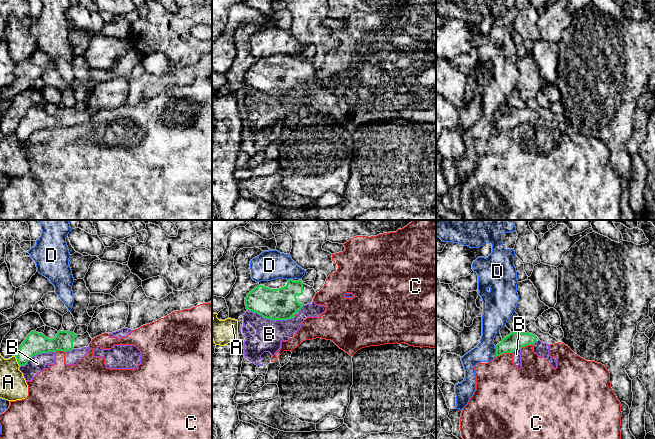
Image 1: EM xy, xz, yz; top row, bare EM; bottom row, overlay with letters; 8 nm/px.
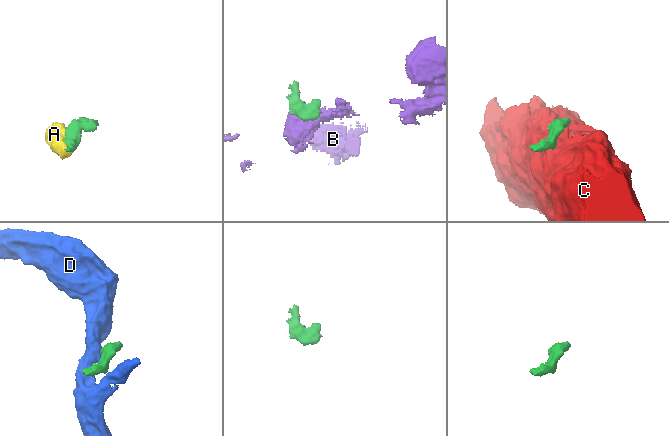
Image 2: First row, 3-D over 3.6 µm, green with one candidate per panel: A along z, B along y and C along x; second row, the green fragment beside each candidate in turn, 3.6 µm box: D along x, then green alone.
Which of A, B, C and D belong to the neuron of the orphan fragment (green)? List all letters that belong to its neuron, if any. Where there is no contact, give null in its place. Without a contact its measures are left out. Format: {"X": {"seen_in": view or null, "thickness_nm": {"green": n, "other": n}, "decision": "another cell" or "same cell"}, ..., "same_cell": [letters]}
{"A": {"seen_in": "xy", "thickness_nm": {"green": 180, "other": 220}, "decision": "another cell"}, "B": {"seen_in": "xz", "thickness_nm": {"green": 260, "other": 220}, "decision": "another cell"}, "C": {"seen_in": "yz", "thickness_nm": {"green": 140, "other": 380}, "decision": "another cell"}, "D": {"seen_in": "yz", "thickness_nm": {"green": 140, "other": 180}, "decision": "another cell"}, "same_cell": []}

